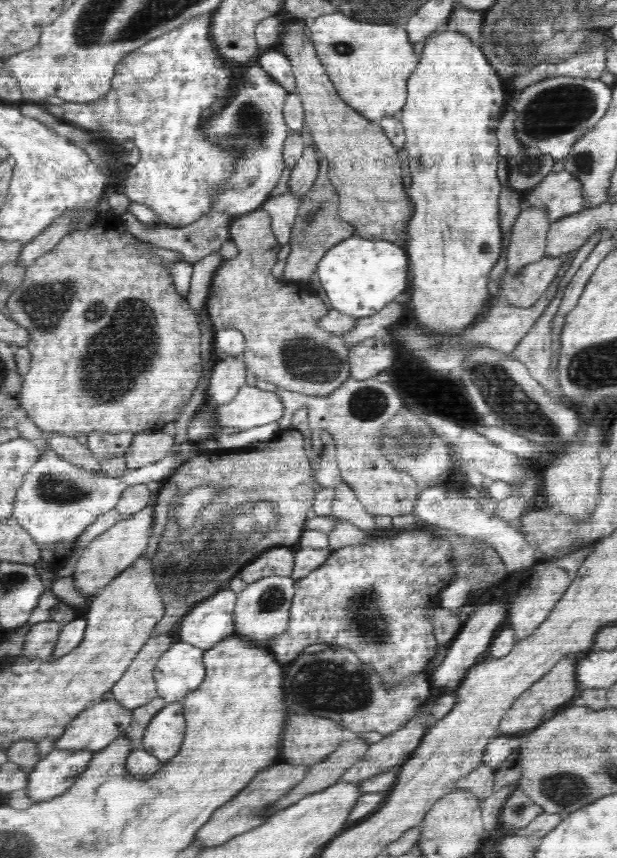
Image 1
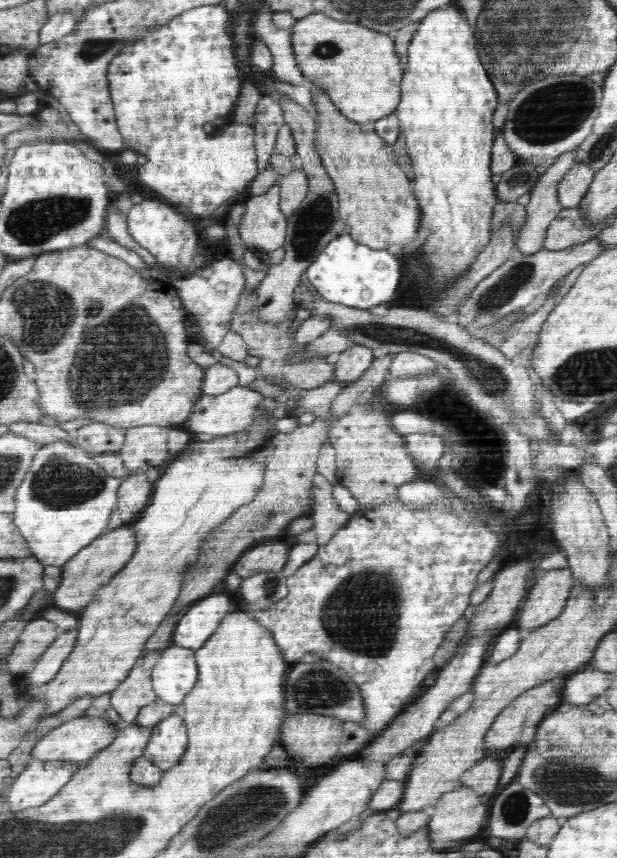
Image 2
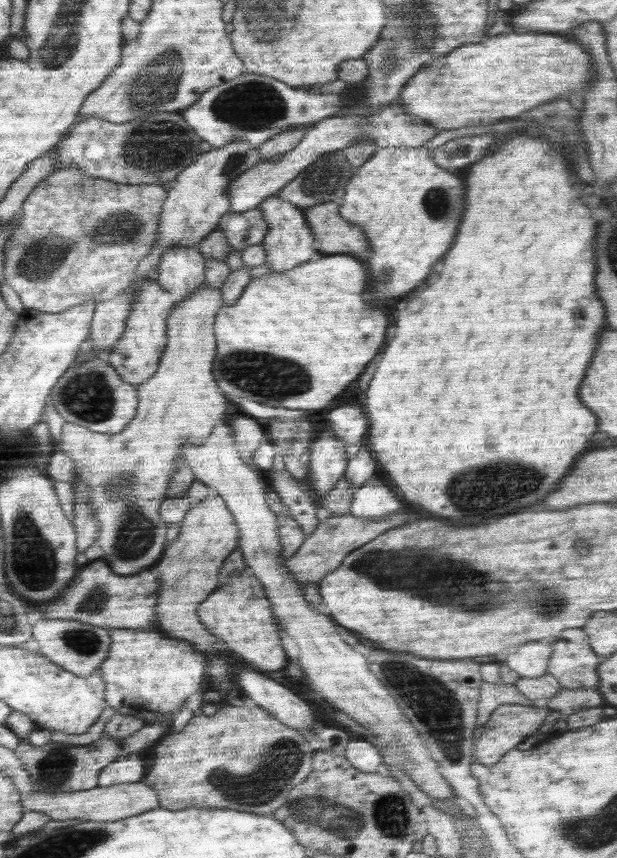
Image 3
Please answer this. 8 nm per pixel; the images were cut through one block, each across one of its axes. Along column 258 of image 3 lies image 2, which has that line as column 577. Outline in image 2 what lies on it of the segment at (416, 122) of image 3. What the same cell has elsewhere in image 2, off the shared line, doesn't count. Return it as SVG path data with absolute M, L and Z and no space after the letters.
M577 162L558 184L558 201L563 209L576 208L582 204L582 197L588 192L597 171L590 165Z

